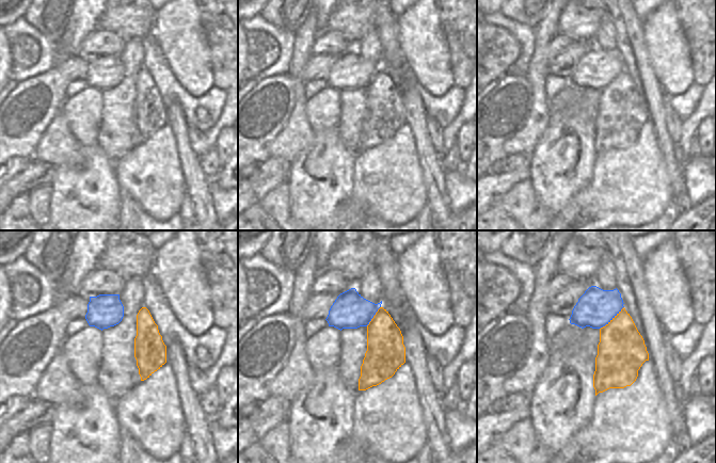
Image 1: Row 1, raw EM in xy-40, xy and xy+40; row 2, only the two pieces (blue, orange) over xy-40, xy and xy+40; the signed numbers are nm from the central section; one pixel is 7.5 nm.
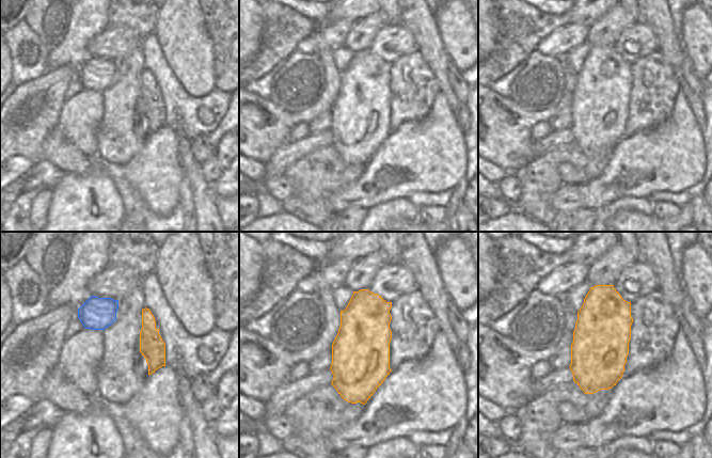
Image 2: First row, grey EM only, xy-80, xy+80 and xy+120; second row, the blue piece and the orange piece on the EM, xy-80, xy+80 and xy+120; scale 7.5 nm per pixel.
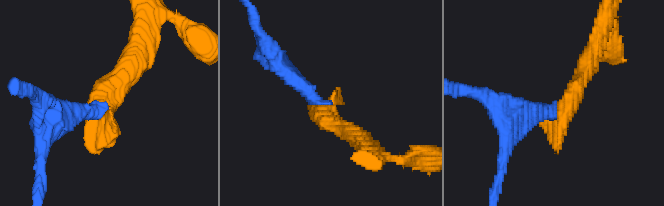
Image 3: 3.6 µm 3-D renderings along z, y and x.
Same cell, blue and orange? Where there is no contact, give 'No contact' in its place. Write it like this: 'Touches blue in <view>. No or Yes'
Touches blue in xy+40. No.

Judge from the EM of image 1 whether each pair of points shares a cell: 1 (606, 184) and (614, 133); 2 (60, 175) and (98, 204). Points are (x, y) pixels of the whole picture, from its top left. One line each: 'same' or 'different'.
1: different
2: same

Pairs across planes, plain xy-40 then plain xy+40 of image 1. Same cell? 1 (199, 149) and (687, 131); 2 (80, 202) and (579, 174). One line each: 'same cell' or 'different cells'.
1: different cells
2: same cell

